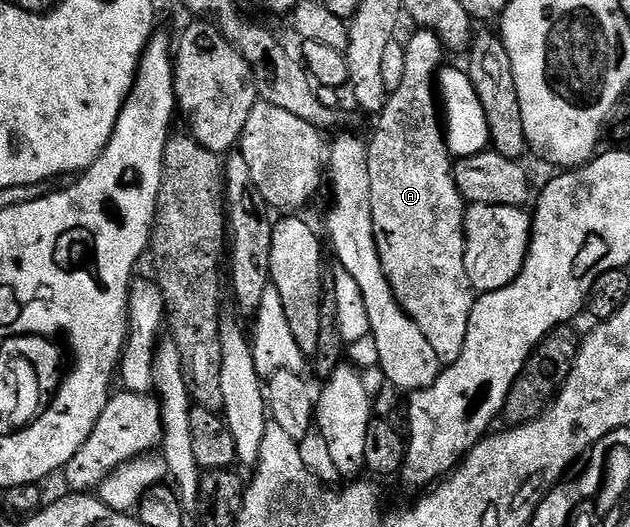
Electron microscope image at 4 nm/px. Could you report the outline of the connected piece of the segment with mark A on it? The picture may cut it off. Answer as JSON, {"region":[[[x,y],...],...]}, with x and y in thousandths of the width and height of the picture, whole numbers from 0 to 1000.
{"region":[[[665,55],[660,61],[643,82],[643,146],[637,146],[637,161],[630,161],[630,169],[616,178],[613,195],[621,203],[678,203],[678,211],[600,213],[602,235],[583,279],[589,323],[586,359],[590,361],[592,435],[611,526],[641,594],[668,624],[700,689],[708,693],[725,685],[725,677],[732,677],[732,662],[738,662],[744,602],[757,554],[749,548],[738,518],[738,380],[729,372],[722,340],[716,332],[719,296],[710,281],[706,249],[700,239],[700,211],[694,201],[694,144],[706,120],[706,91],[689,59]]]}

